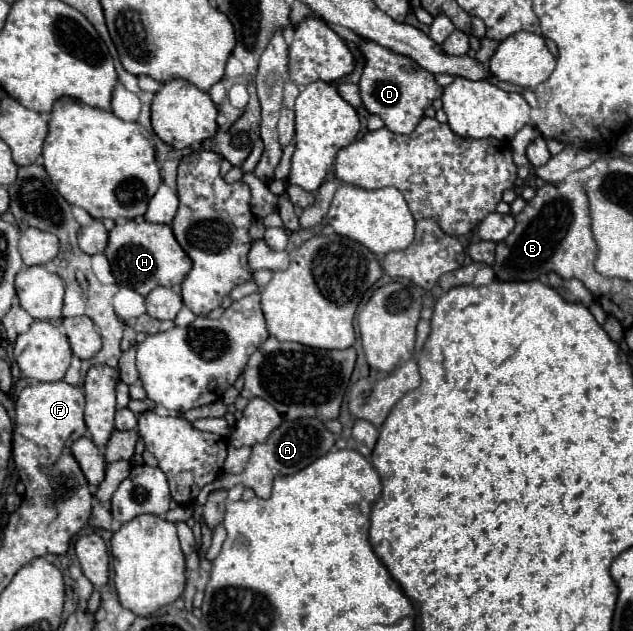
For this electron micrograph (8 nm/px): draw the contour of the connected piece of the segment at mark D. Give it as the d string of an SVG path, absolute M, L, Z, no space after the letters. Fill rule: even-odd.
M361 39L359 51L365 57L363 75L359 81L363 107L371 115L379 115L389 131L409 135L421 121L425 109L431 107L431 103L443 95L443 87L429 71L421 69L413 59L409 59L407 55L399 55L387 47L381 47L375 41Z

